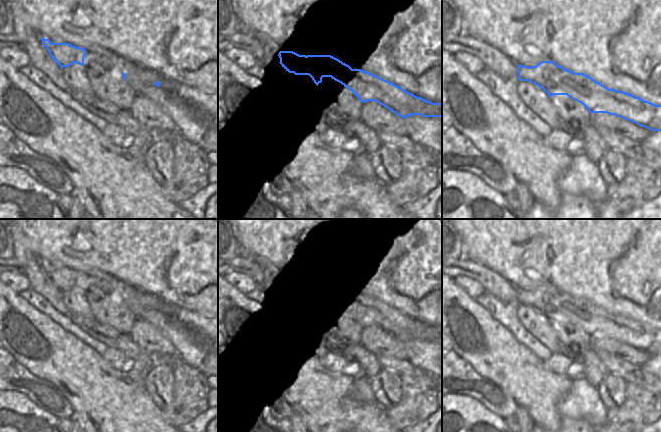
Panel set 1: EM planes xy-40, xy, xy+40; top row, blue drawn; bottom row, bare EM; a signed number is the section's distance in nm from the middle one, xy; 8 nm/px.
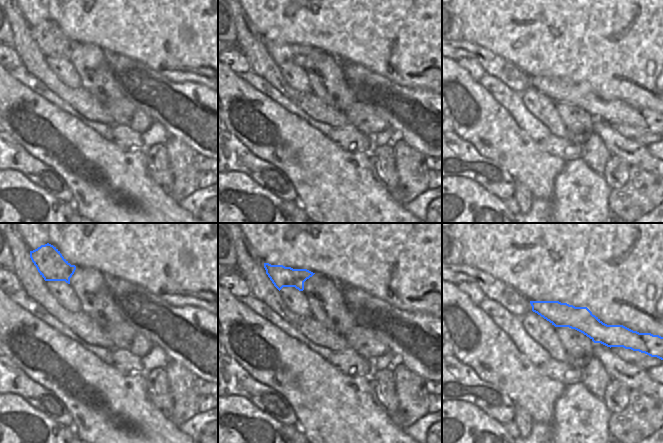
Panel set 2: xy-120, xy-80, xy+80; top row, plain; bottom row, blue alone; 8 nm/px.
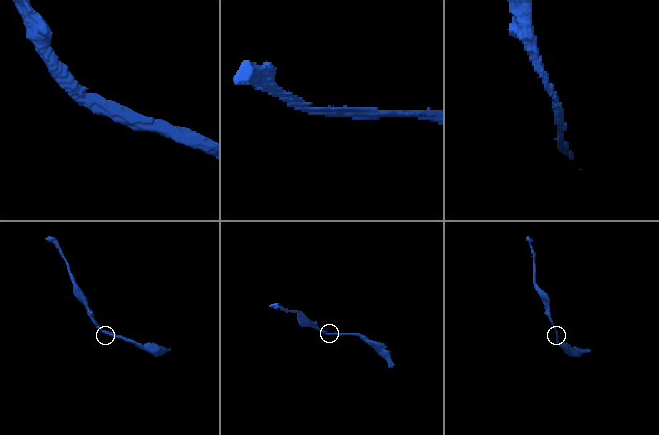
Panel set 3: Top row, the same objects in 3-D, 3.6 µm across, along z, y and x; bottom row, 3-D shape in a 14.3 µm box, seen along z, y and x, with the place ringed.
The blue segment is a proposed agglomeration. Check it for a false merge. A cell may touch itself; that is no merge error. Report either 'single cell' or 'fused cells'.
single cell

